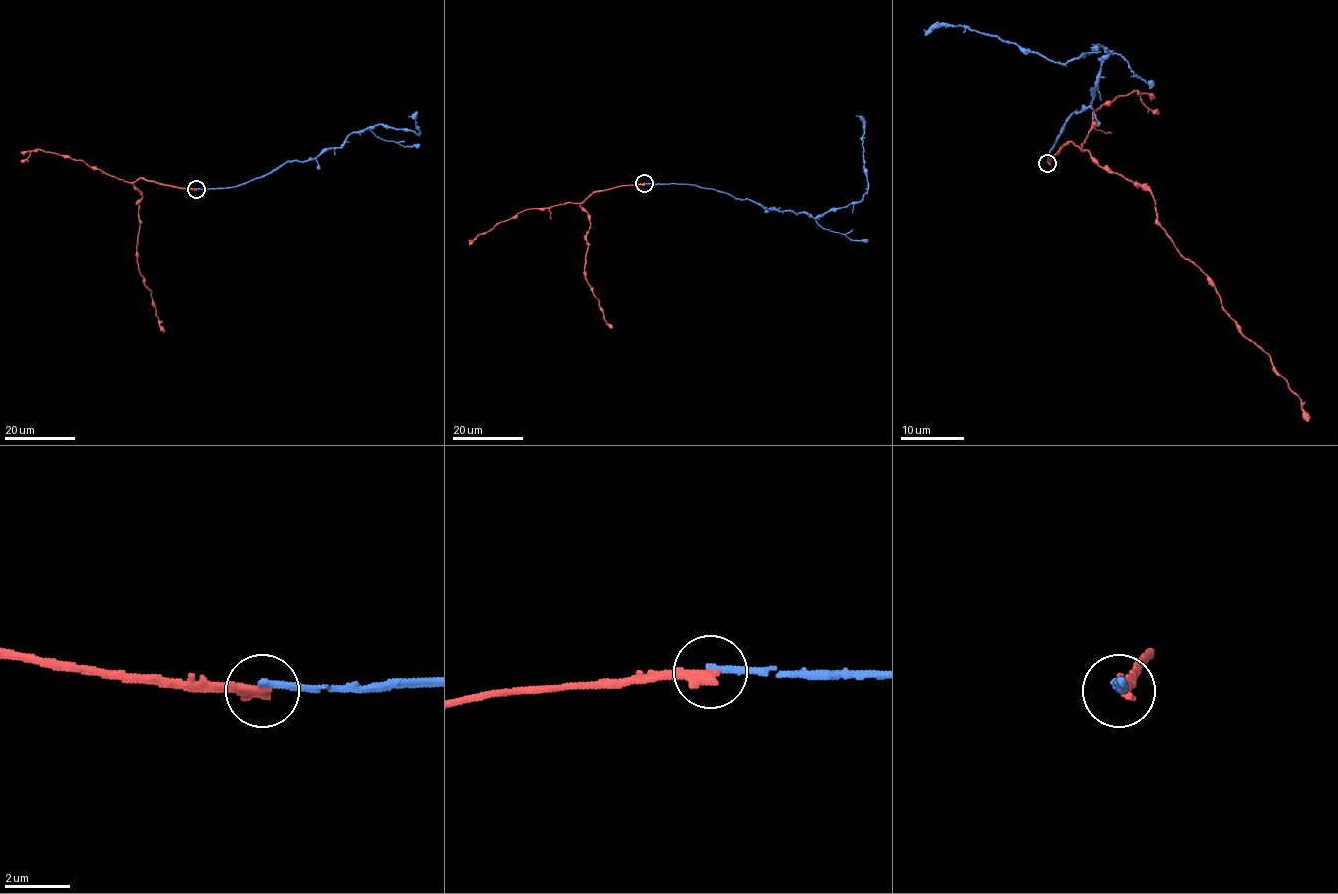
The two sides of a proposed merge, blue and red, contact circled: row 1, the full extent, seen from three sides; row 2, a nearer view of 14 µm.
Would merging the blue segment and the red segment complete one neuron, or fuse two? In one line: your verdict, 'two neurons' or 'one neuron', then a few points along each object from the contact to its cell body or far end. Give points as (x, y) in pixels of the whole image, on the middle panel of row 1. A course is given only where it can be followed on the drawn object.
two neurons | blue via (644, 184), (696, 185), (817, 218), (857, 203), (867, 190), (864, 122), (856, 115) | red via (644, 184), (592, 192), (580, 205), (590, 223), (585, 278), (599, 301), (603, 318), (612, 327)

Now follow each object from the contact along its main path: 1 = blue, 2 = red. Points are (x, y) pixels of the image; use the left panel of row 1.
1: (196, 188), (248, 182), (379, 124), (419, 133), (416, 114), (408, 115)
2: (196, 189), (139, 178), (132, 182), (142, 196), (138, 210), (138, 269), (151, 291), (155, 315), (164, 332)

